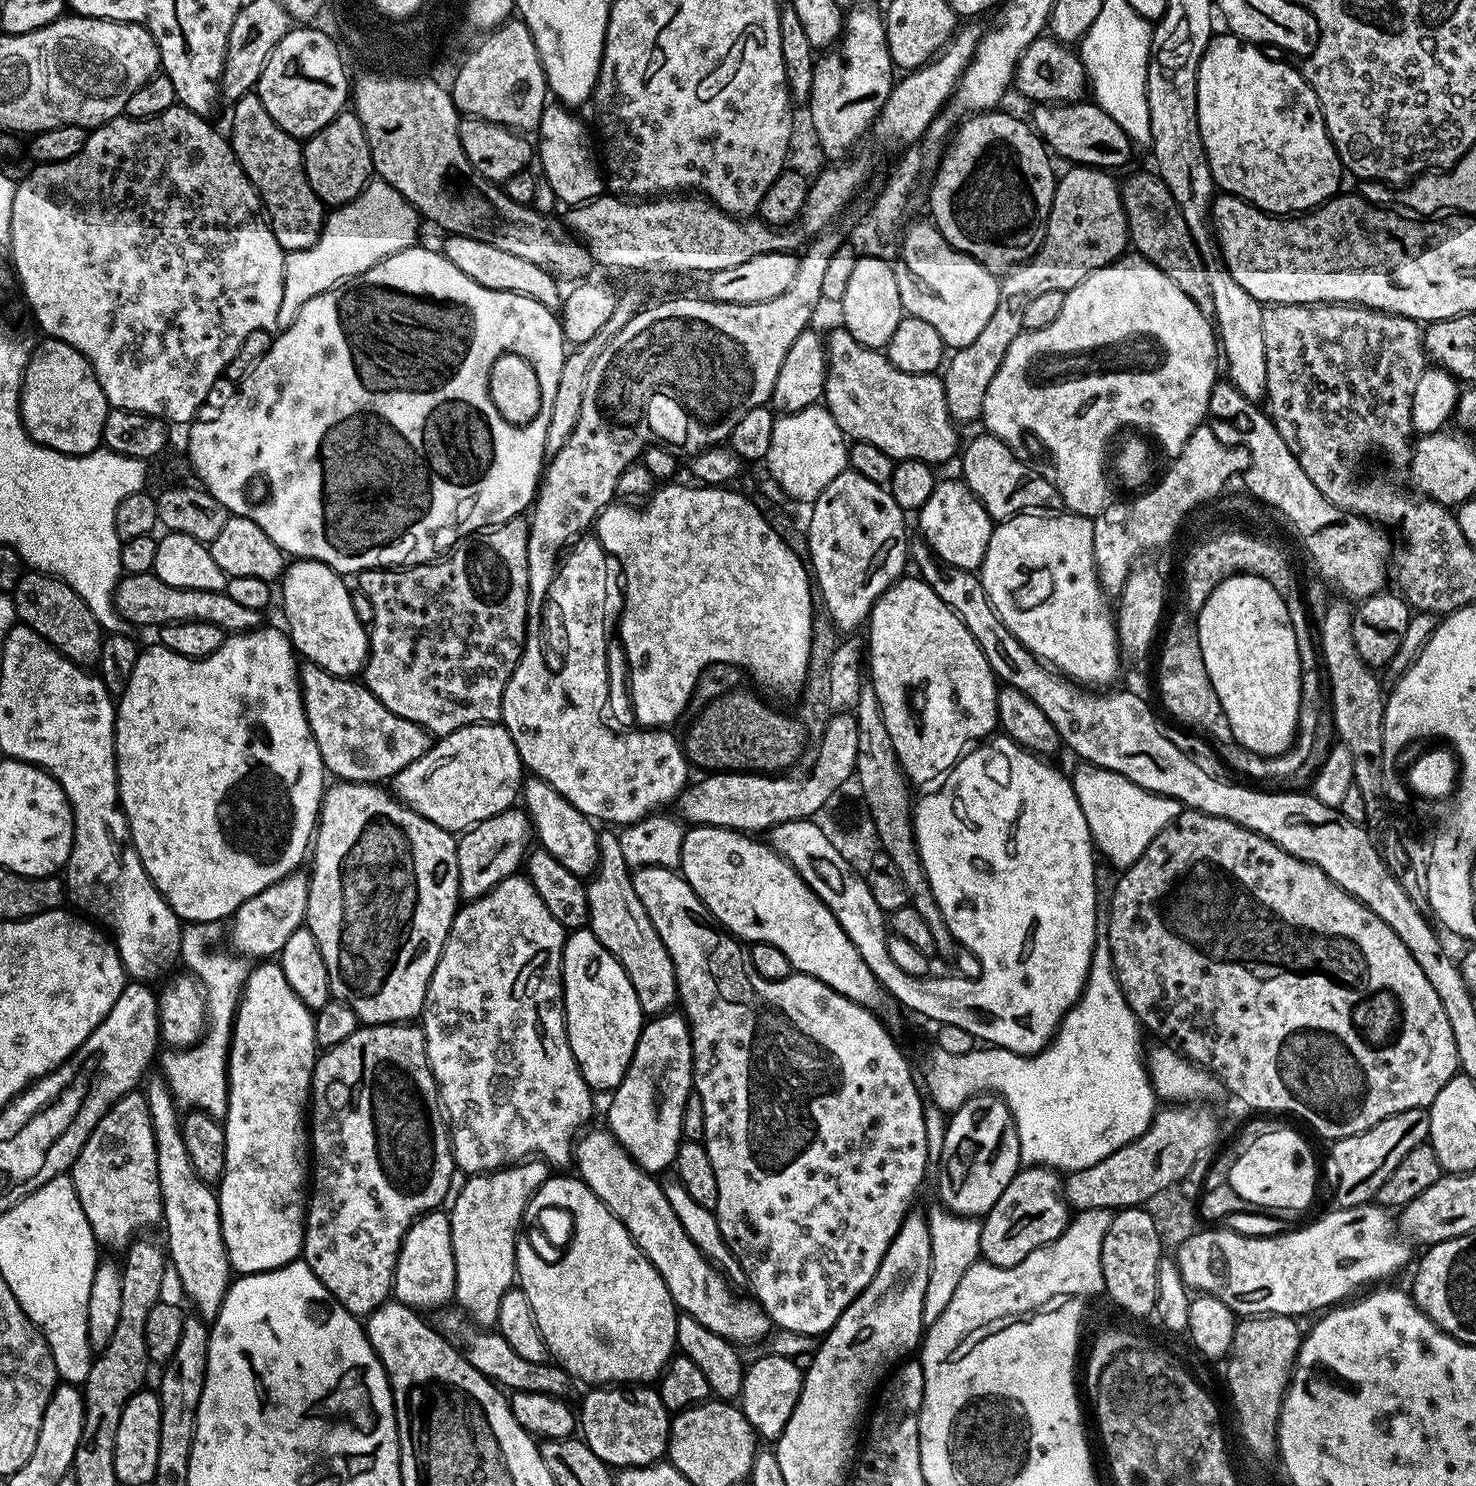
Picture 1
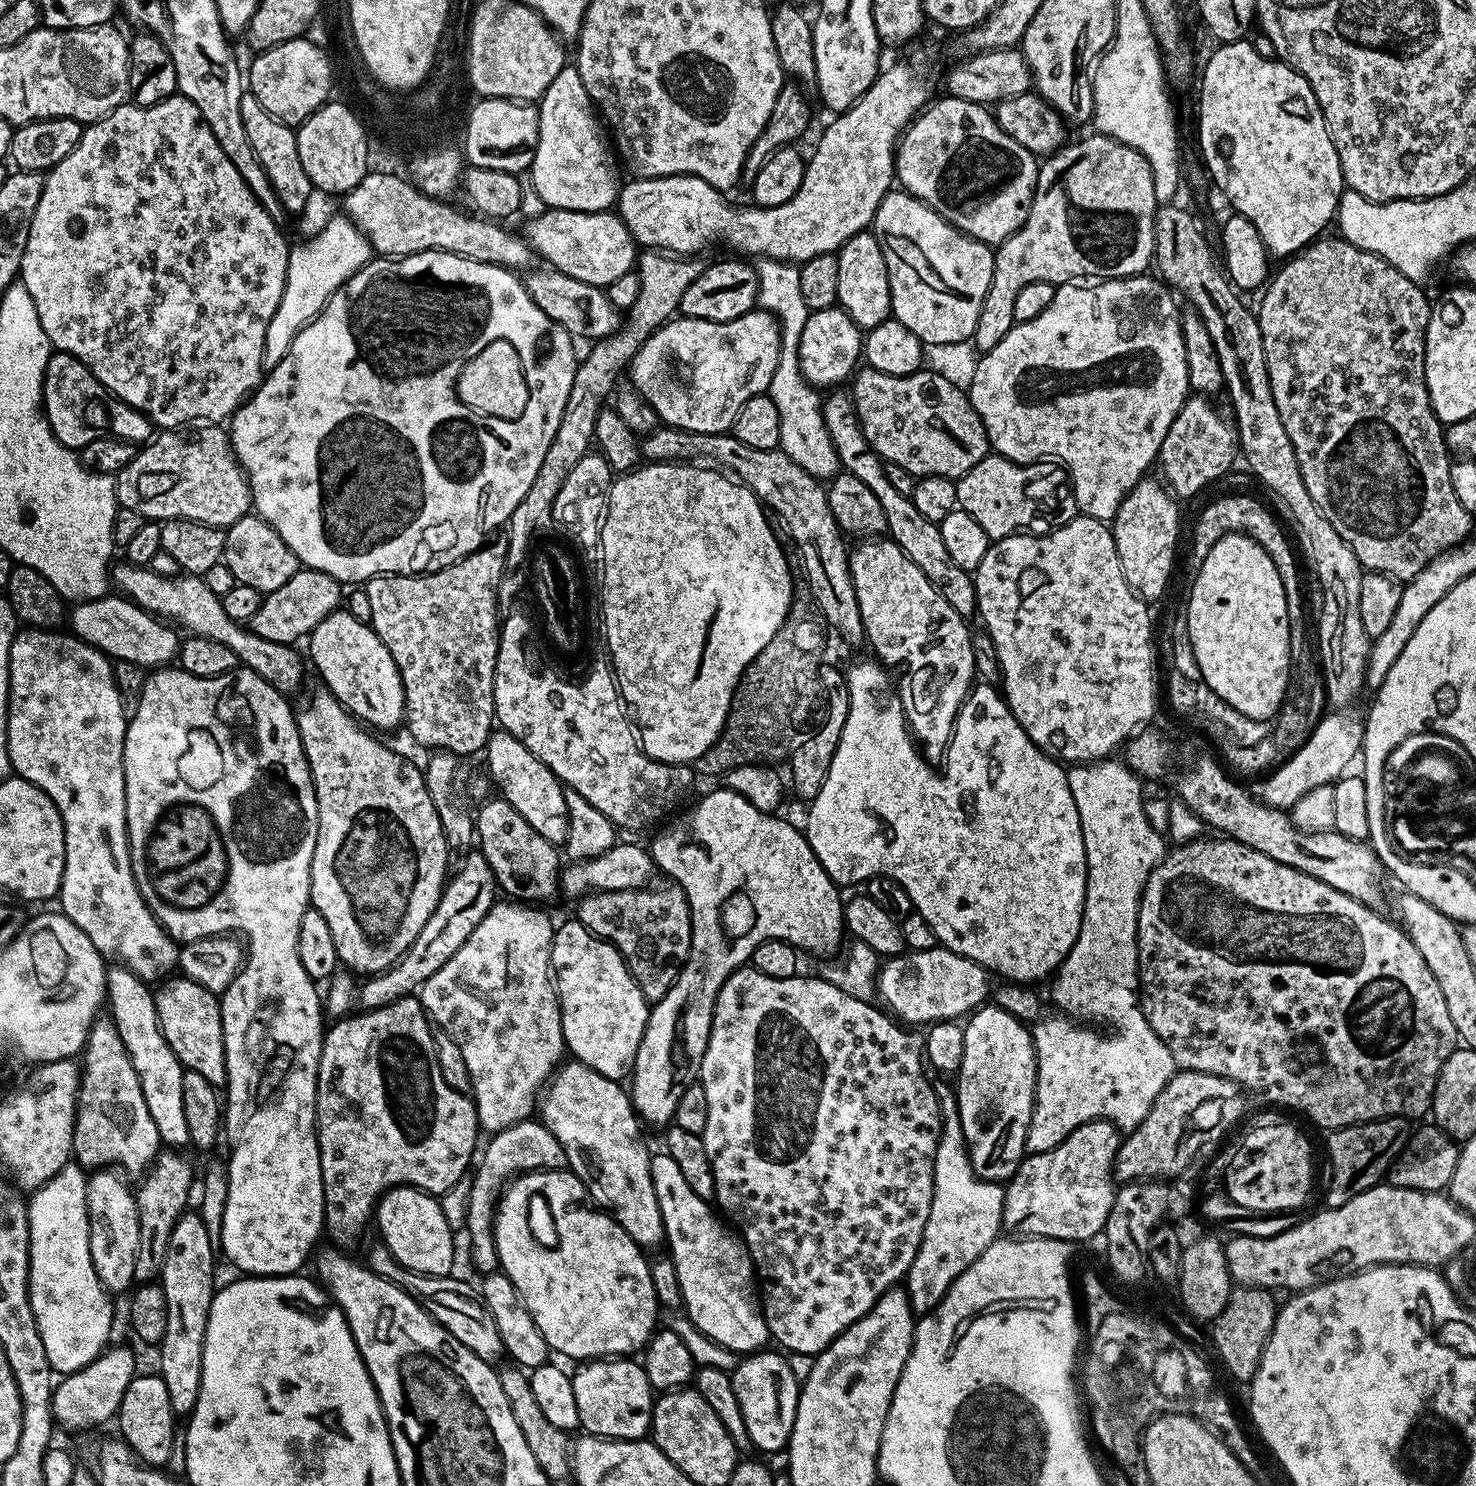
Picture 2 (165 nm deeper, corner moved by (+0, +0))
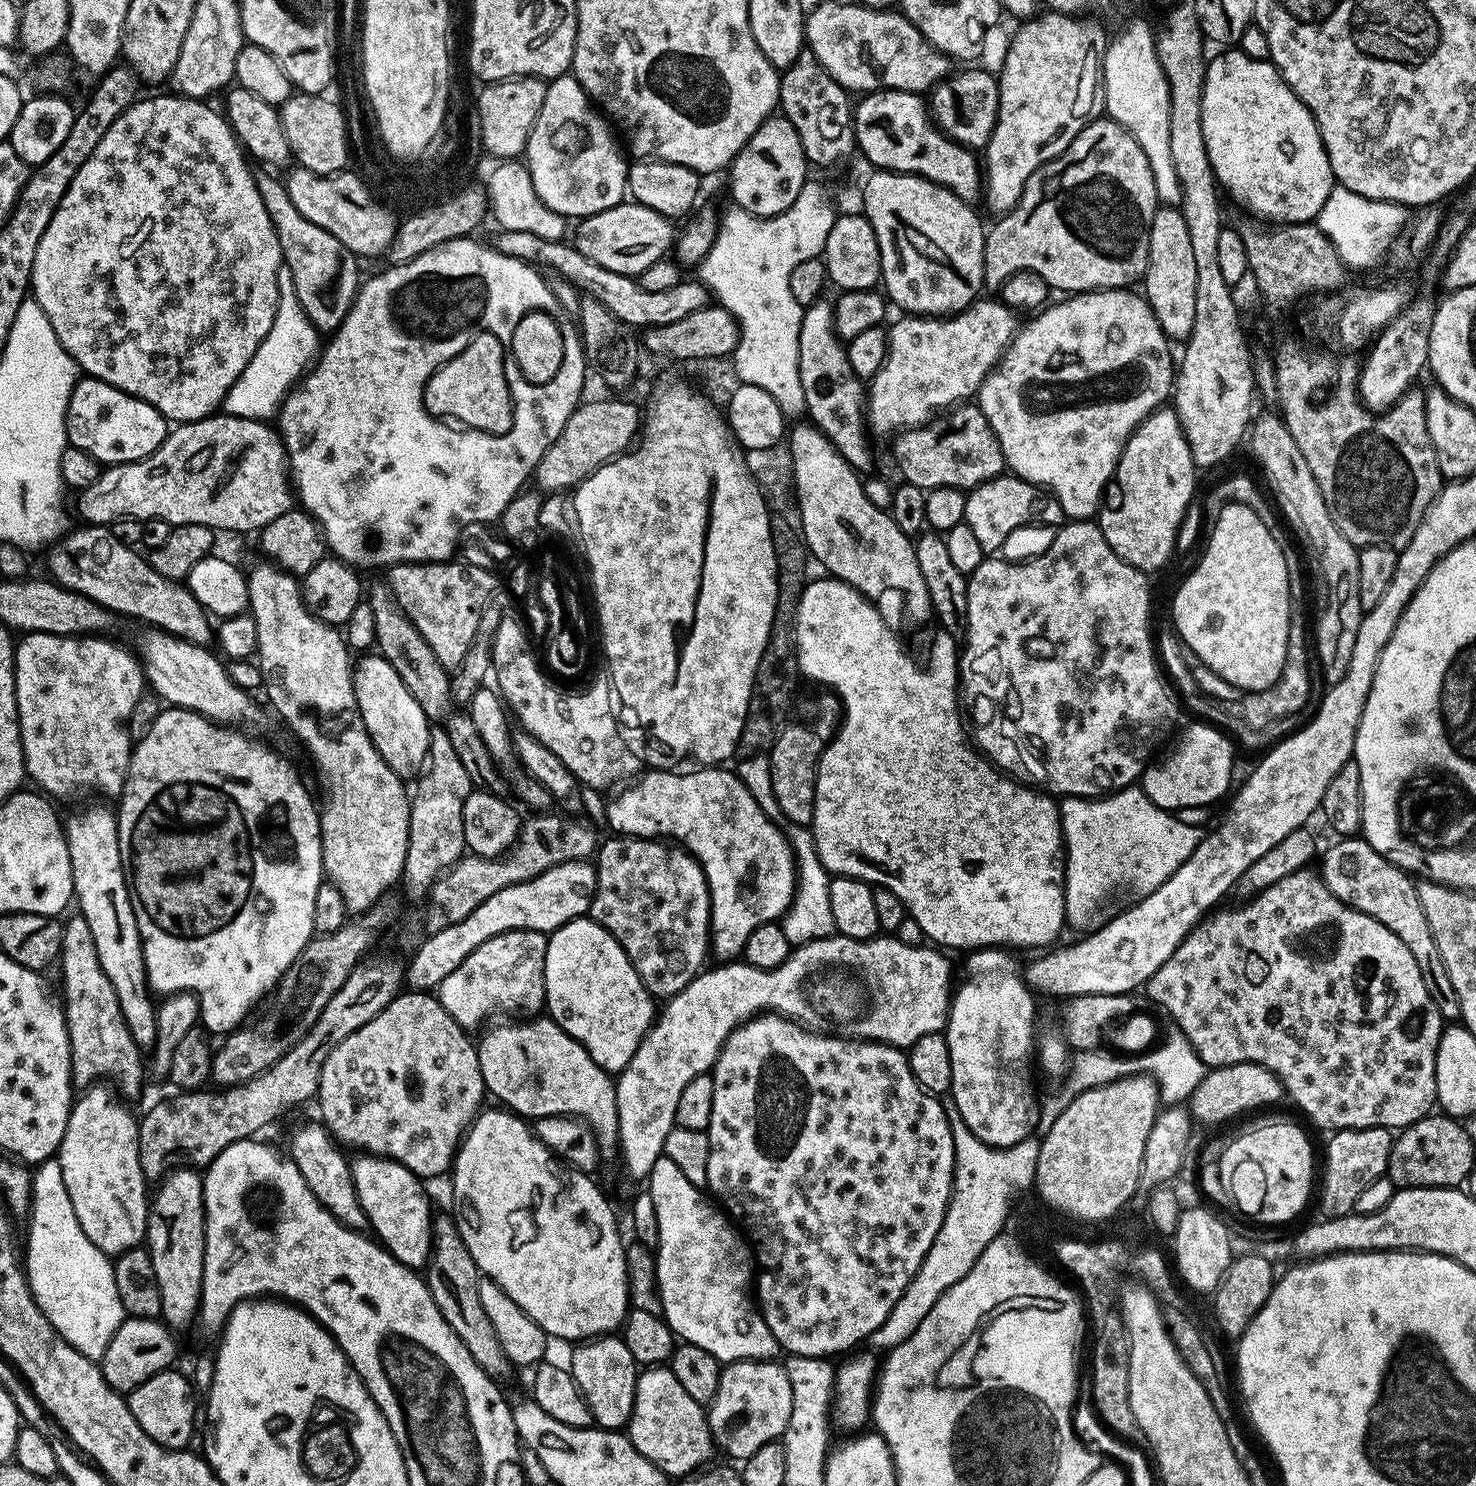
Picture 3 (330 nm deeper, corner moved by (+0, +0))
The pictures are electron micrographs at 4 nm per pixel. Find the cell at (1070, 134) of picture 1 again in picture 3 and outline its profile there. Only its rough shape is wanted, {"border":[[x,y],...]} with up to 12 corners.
{"border":[[980,66],[930,92],[935,127],[972,150],[987,145],[1000,86]]}

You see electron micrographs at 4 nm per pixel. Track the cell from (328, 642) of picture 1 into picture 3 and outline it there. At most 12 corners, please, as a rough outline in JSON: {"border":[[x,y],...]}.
{"border":[[383,656],[352,670],[364,729],[390,770],[415,777],[428,715]]}

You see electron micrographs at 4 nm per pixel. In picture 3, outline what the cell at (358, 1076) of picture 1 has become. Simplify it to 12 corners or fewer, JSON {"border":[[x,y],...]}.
{"border":[[401,991],[330,1050],[319,1119],[445,1175],[486,1097],[435,995]]}

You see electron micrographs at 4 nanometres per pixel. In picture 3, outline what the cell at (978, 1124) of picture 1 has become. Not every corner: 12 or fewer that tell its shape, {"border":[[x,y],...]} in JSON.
{"border":[[981,948],[948,1010],[950,1098],[1009,1148],[1037,1131],[1034,993]]}

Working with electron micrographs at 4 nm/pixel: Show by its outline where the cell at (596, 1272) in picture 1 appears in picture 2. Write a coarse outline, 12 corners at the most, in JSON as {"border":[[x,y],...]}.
{"border":[[571,1171],[515,1177],[496,1259],[553,1353],[628,1358],[650,1260]]}

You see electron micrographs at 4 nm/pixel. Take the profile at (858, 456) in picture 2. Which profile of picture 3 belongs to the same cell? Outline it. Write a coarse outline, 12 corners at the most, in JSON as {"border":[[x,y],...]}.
{"border":[[833,305],[804,308],[804,411],[851,468],[873,471],[866,384]]}

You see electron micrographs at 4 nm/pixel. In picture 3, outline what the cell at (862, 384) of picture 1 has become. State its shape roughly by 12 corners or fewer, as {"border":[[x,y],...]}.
{"border":[[979,406],[909,428],[892,452],[907,483],[971,490],[1001,475]]}

